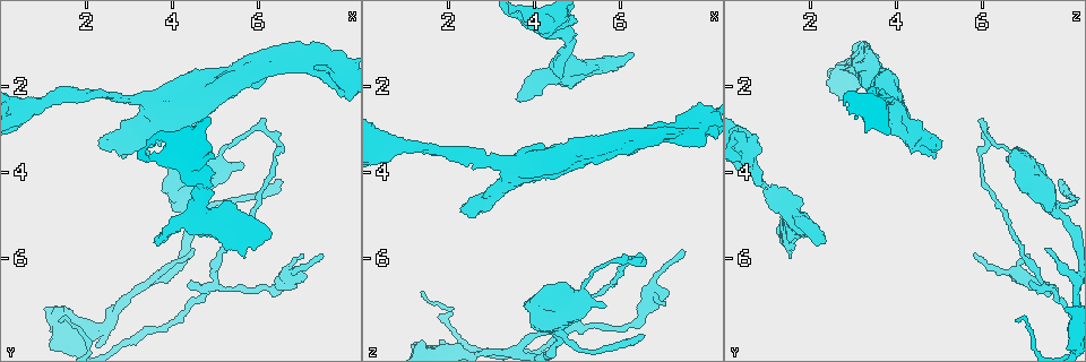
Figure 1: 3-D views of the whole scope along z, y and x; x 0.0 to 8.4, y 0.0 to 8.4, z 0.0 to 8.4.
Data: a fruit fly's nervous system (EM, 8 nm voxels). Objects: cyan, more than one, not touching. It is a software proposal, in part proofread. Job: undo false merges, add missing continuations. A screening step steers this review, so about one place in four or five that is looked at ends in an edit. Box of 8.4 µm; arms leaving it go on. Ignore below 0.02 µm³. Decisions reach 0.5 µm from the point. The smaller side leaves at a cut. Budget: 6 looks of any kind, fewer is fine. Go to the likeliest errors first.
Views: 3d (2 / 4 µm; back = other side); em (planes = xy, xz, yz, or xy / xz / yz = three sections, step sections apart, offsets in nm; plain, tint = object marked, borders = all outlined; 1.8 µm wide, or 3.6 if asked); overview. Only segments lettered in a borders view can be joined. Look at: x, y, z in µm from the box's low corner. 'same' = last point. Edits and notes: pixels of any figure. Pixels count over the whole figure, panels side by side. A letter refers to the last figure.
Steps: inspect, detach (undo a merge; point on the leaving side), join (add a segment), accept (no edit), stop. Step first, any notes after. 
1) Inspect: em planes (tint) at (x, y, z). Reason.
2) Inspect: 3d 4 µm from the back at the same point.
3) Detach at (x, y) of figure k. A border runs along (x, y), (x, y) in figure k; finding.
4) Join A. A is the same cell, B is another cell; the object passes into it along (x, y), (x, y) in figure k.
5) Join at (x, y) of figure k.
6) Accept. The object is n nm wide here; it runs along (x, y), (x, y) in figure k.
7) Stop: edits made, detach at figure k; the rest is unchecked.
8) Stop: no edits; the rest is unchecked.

Inspect: em xz step 8 (borders) at (6.25, 5.40, 1.20). Stops while still wide.

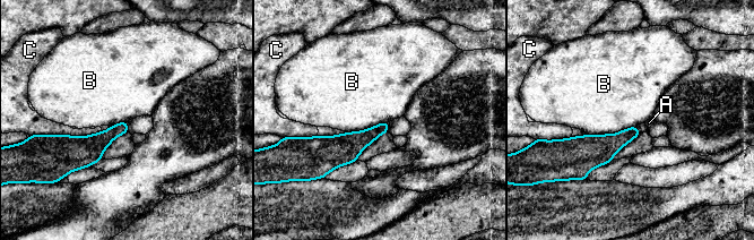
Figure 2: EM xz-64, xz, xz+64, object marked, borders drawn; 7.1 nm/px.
Inspect: em planes (borders) at the same point. Cut it another way.

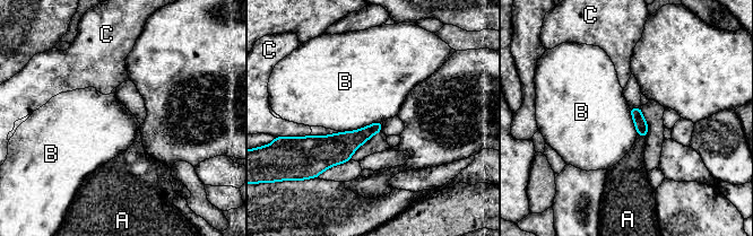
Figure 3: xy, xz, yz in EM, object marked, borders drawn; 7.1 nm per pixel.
Join A. A is the same cell, B and C are other cells; the object passes into it along (641, 127), (641, 134), (631, 167) in figure 3; the cell continues.

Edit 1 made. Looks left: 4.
Inspect: overview. See it whole again.

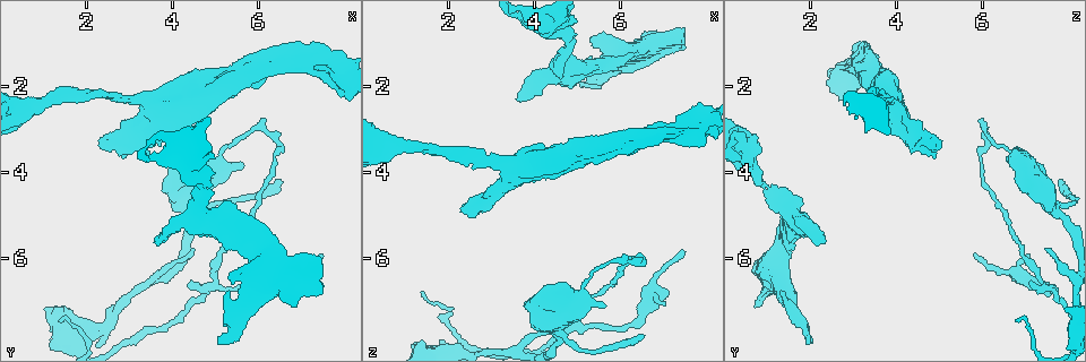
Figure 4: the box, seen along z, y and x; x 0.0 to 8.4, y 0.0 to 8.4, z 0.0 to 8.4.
Inspect: em planes (borders) at (2.30, 3.40, 4.95). Branch stops here.

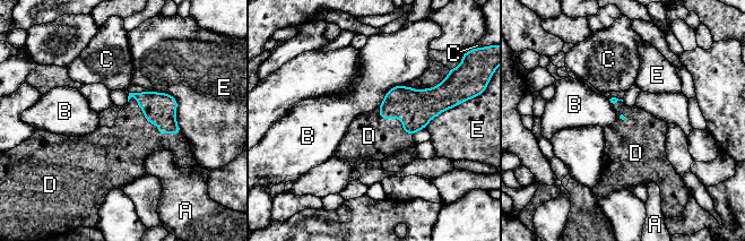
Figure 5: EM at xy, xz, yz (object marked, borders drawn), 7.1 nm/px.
Join D. D is the same cell, A, B, C and E are other cells; the object passes into it along (159, 109), (152, 123), (123, 139) in figure 5; it goes on there.

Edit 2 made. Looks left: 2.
Inspect: overview.

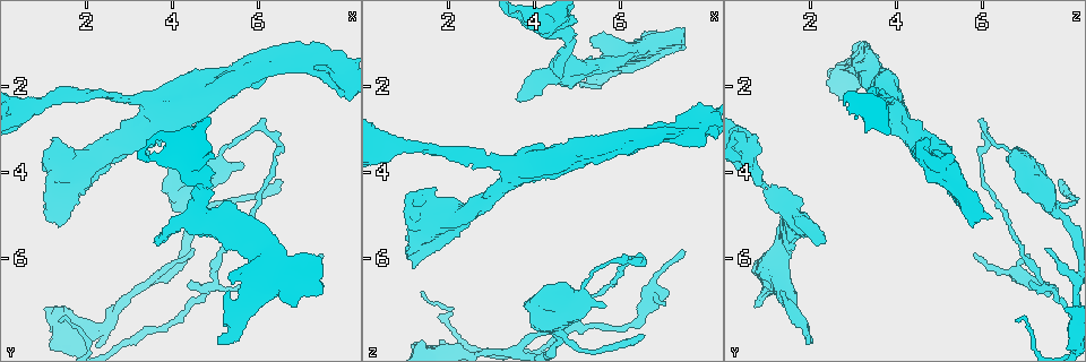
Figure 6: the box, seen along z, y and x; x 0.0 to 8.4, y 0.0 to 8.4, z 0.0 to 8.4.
Inspect: em planes (borders) at (4.50, 5.80, 7.50).

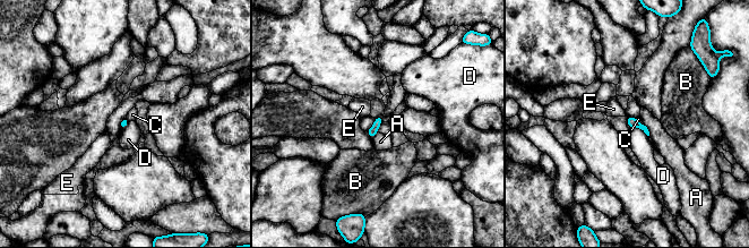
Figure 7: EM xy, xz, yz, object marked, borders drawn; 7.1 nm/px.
Accept. A, B, C, D and E are other cells; none of them fits.

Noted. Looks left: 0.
Stop: edits made, join at figure 3, join at figure 5; the rest is unchecked.

